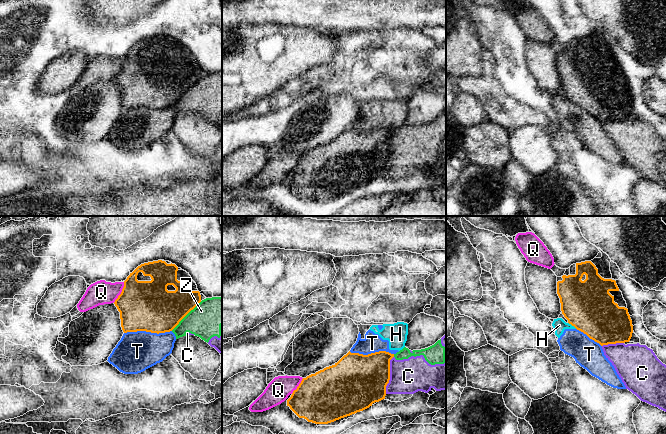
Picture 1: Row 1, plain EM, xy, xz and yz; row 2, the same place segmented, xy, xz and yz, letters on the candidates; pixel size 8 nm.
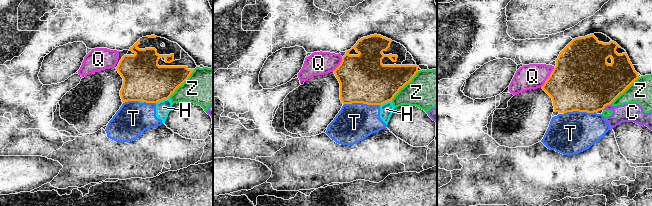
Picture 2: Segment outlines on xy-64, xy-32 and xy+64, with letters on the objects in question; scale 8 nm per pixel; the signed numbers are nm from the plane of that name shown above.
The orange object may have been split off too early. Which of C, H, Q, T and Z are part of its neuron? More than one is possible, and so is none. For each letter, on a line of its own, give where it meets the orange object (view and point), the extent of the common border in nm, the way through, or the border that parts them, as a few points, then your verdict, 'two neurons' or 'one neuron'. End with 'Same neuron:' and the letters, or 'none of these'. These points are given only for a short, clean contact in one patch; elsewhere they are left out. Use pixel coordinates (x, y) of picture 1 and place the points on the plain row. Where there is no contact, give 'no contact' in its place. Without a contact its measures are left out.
C: contact xz (389, 151); length 320 nm; two neurons
H: contact yz (572, 101); length 90 nm; two neurons
Q: contact xy (121, 68); length 190 nm; border xy (124, 58), (121, 69), (113, 78); two neurons
T: contact xy (147, 107); length 380 nm; two neurons
Z: contact xy (186, 90); length 340 nm; two neurons
Same neuron: none of these

